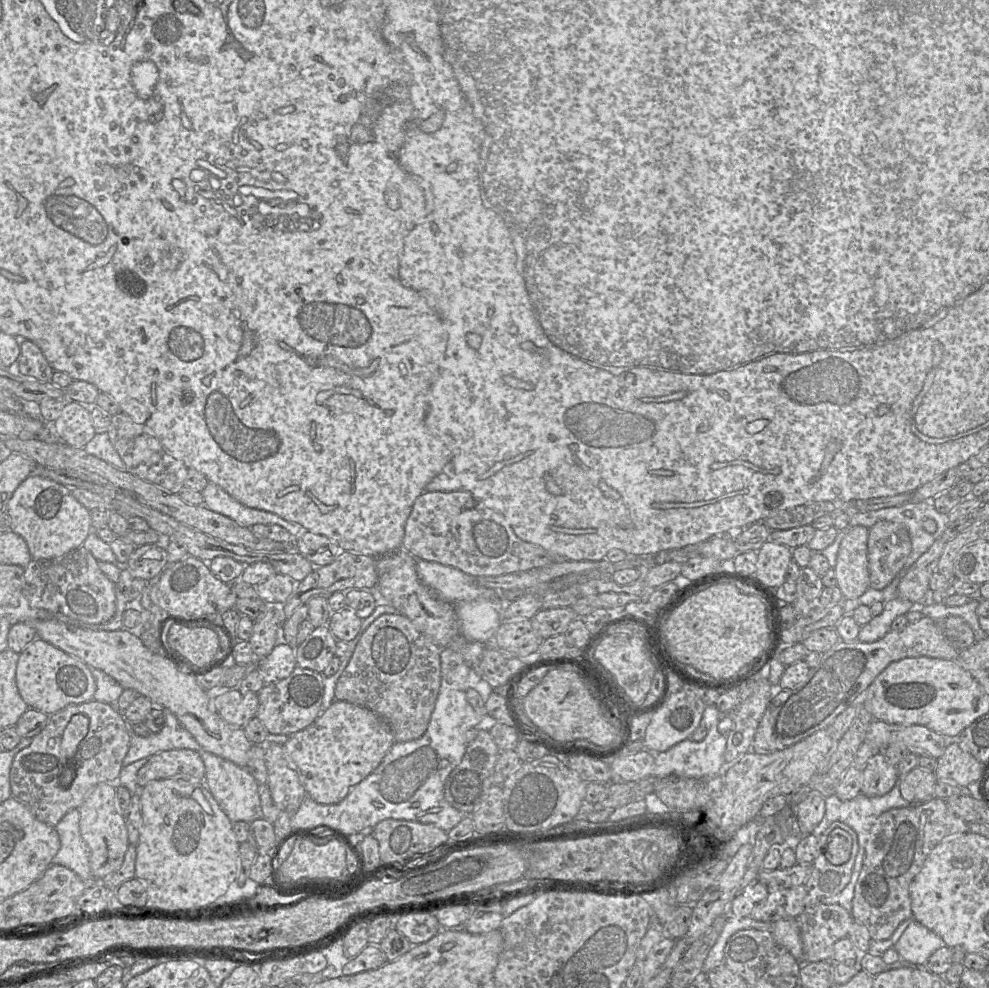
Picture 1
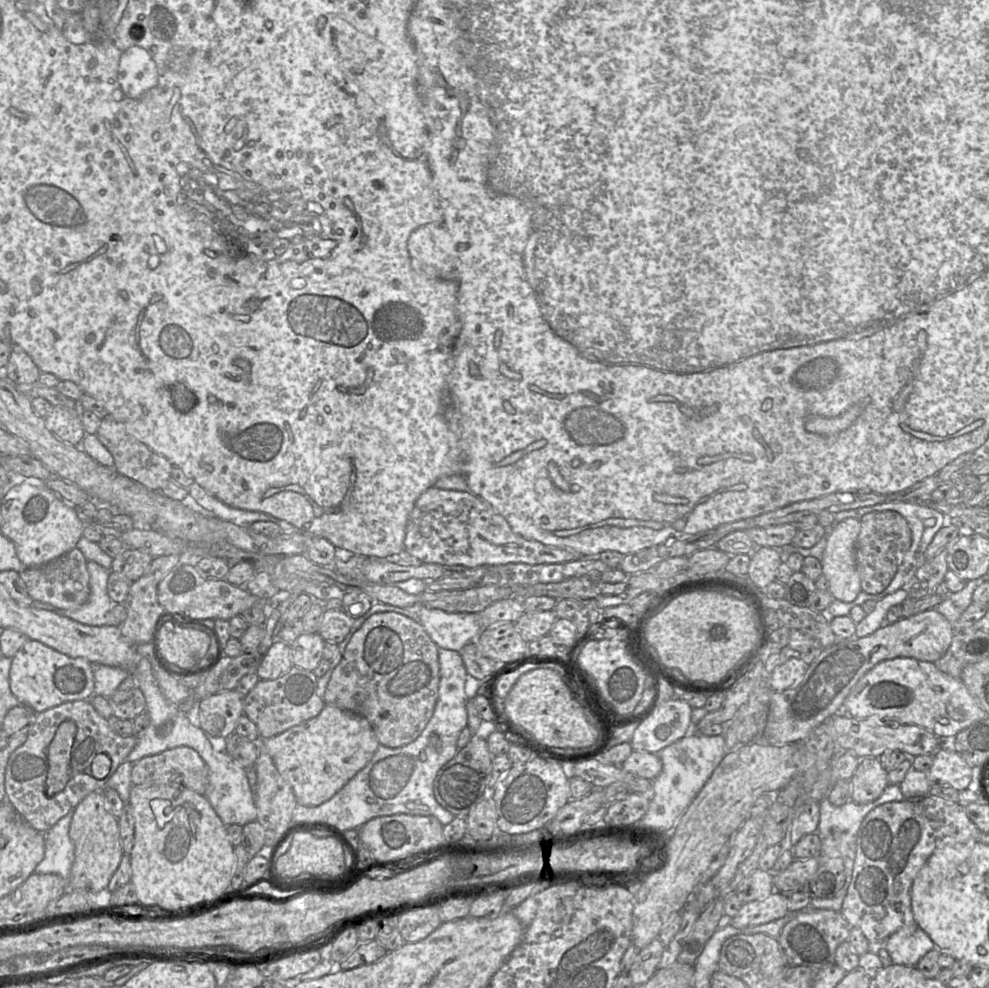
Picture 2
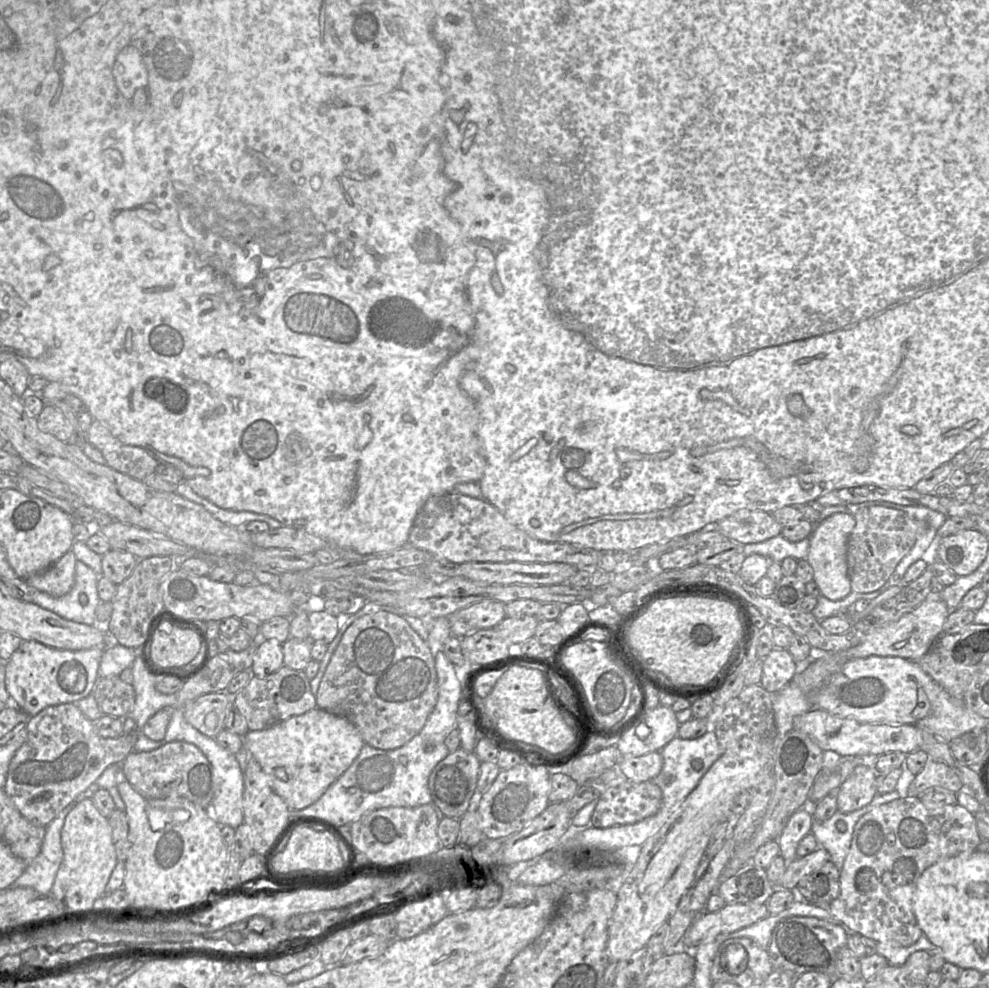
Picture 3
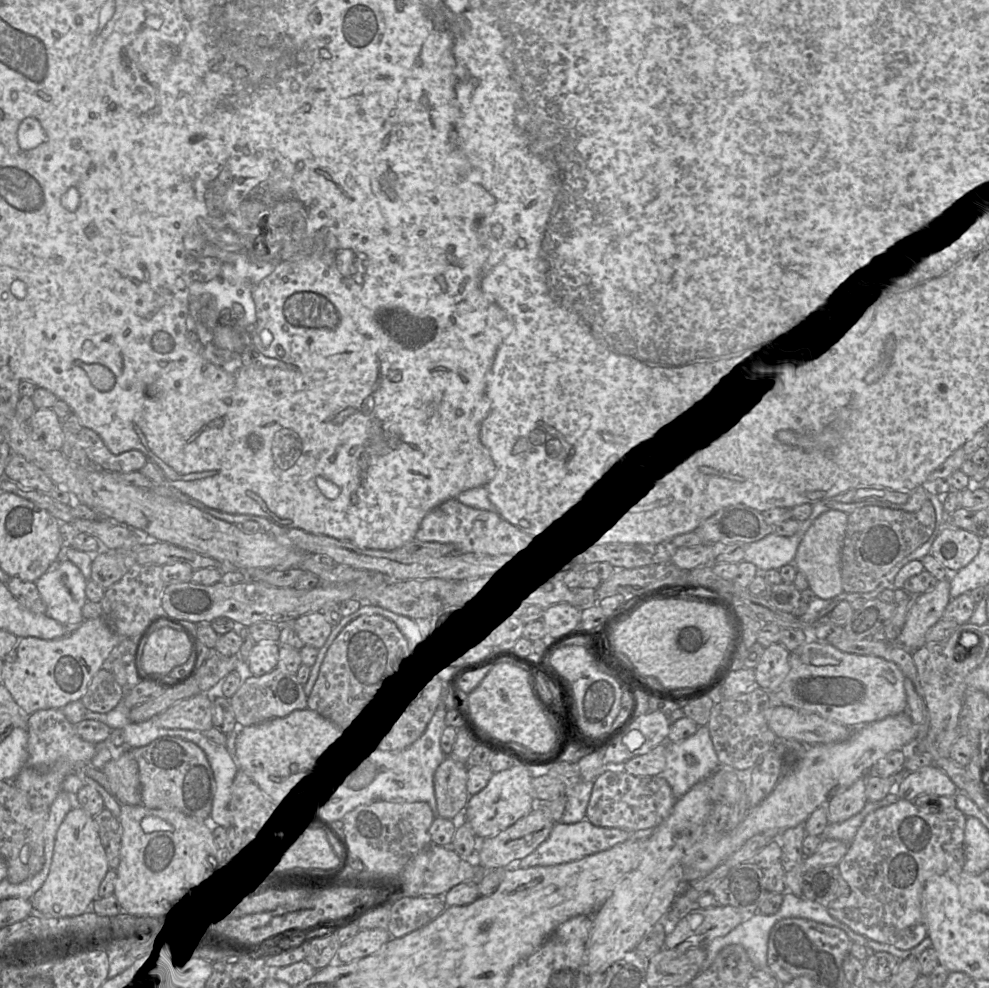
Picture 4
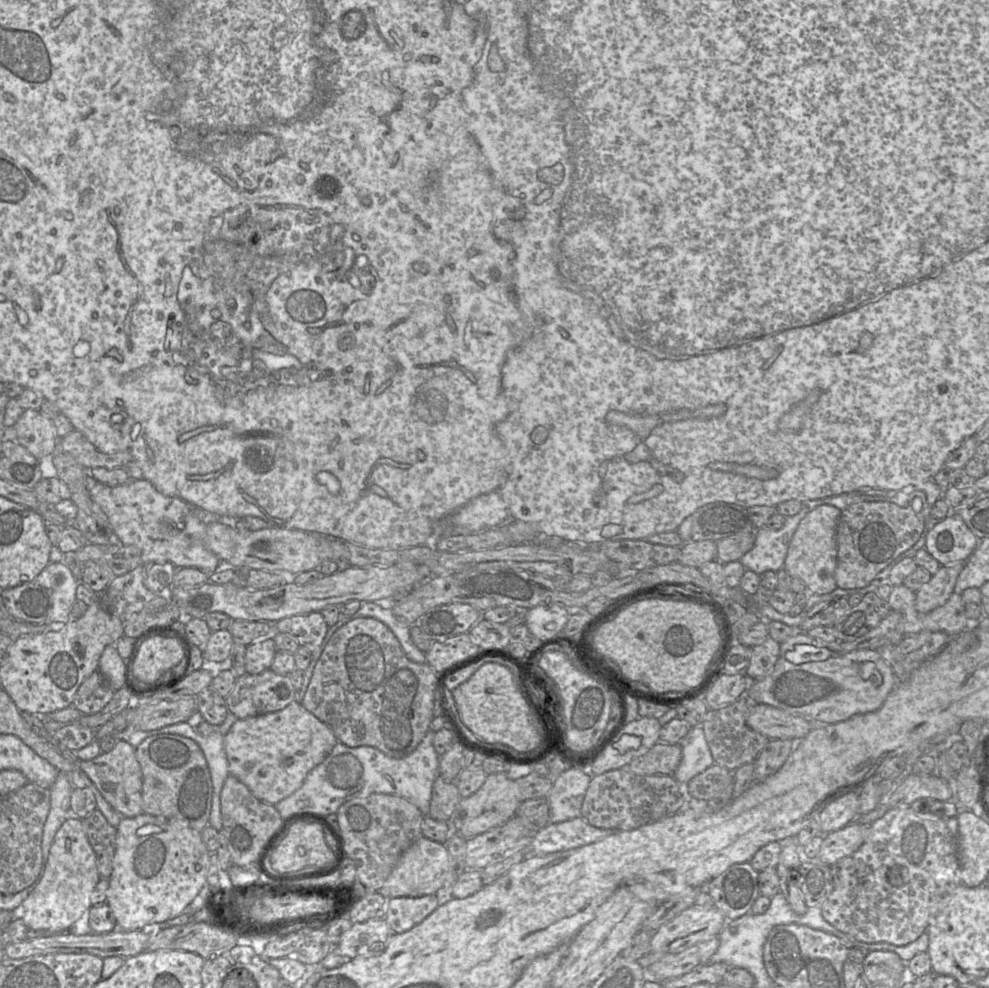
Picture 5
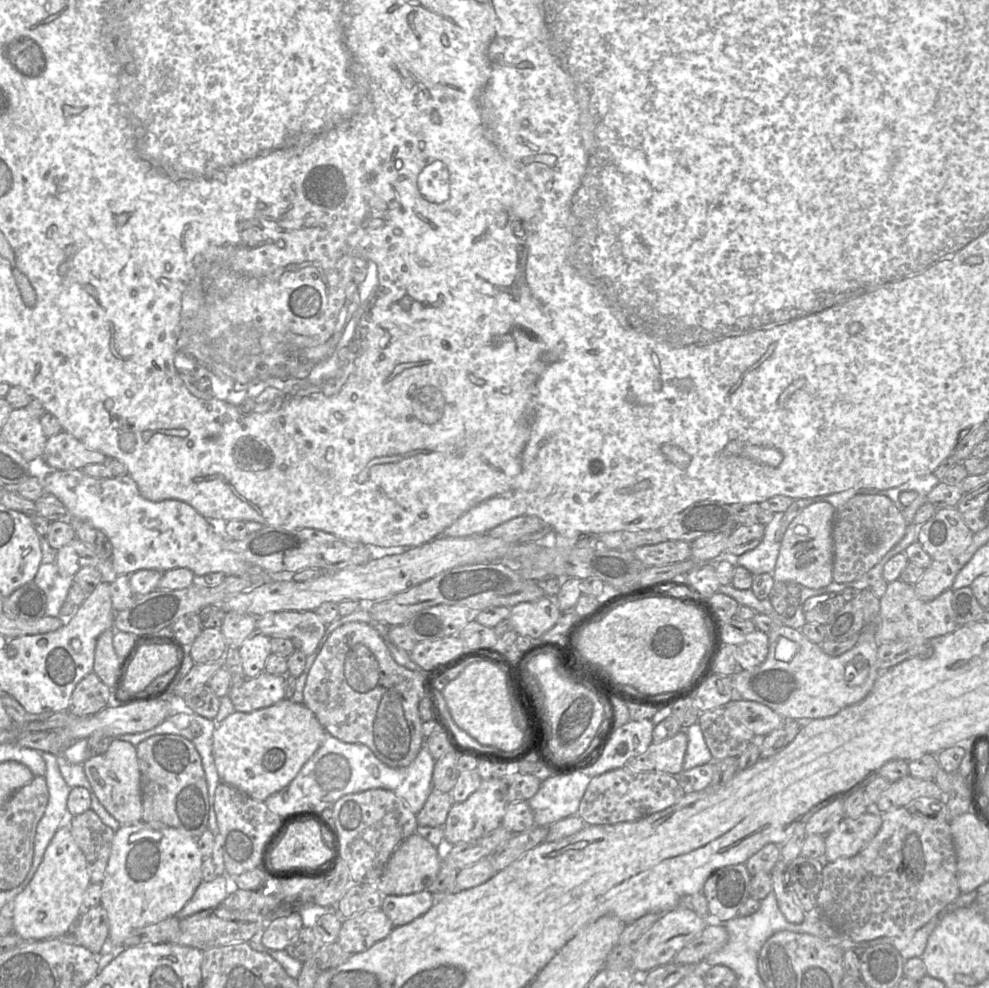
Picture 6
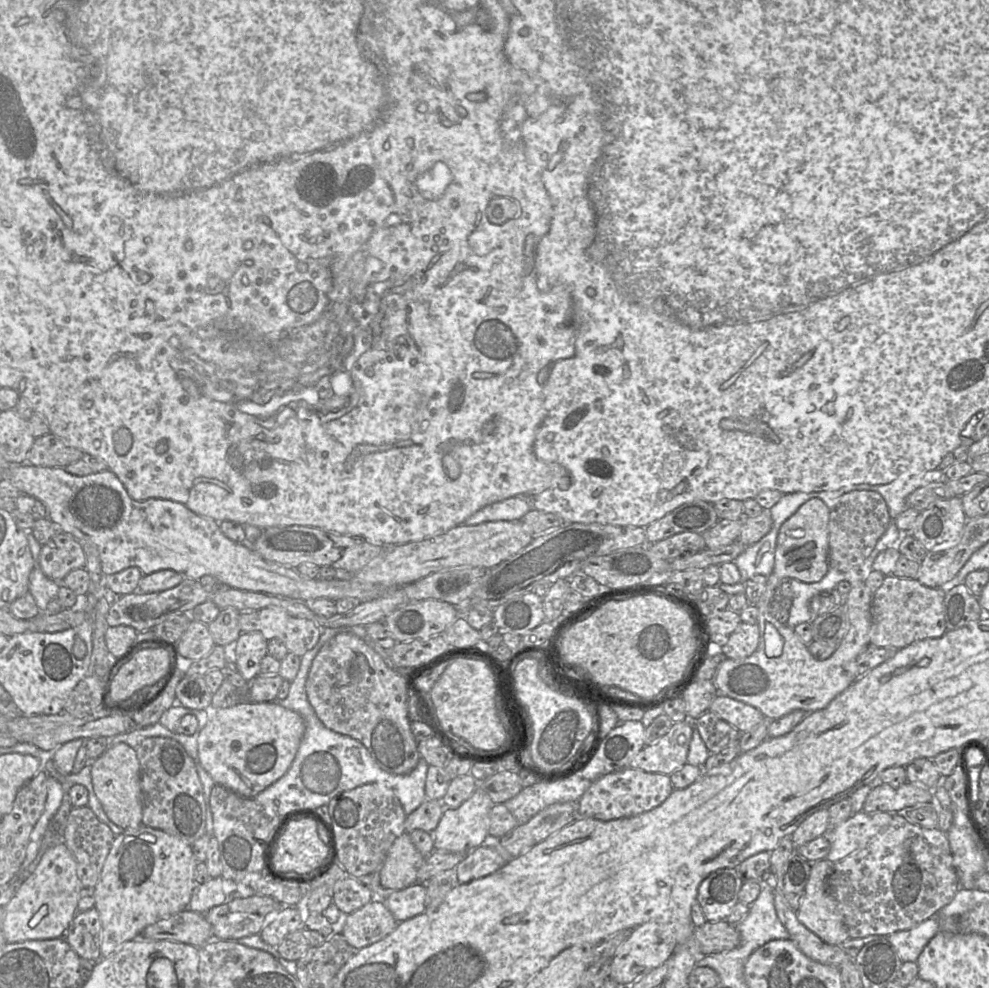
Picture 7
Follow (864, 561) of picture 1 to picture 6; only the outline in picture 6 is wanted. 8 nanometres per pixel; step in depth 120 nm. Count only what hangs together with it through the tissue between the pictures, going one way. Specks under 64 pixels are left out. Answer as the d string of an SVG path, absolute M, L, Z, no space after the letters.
M828 502L804 508L788 526L772 573L774 581L793 581L803 587L820 589L833 582L833 523L836 509Z

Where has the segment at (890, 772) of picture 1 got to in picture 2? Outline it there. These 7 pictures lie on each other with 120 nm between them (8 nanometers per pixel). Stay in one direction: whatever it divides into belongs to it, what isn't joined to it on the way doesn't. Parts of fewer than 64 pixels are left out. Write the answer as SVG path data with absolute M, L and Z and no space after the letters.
M859 757L851 779L851 800L865 804L876 800L889 785L888 771L877 757Z

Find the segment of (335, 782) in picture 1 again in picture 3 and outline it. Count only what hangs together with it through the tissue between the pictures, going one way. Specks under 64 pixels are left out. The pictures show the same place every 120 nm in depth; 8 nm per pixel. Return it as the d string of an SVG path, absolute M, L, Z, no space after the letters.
M317 707L266 729L249 730L243 740L290 810L301 810L316 802L351 766L365 745L354 724Z

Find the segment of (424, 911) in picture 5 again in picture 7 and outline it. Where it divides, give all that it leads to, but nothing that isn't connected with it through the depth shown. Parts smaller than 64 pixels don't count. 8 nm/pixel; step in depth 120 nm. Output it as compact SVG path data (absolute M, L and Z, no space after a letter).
M415 883L389 894L385 905L398 922L403 922L422 914L426 910L426 899L426 885Z

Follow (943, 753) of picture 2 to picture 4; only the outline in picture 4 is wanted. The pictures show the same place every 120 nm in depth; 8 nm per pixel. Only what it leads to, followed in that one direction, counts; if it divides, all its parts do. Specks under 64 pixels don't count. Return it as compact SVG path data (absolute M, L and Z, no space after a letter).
M935 764L925 766L914 772L907 772L900 779L898 796L913 801L921 794L955 796L958 787L950 777Z

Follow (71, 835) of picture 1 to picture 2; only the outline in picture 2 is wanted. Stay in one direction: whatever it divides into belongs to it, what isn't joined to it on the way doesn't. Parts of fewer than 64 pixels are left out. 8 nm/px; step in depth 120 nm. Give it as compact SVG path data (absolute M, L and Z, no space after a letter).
M71 809L44 833L44 858L36 866L34 873L56 874L68 881L74 861L74 845L69 837L73 814L74 809Z

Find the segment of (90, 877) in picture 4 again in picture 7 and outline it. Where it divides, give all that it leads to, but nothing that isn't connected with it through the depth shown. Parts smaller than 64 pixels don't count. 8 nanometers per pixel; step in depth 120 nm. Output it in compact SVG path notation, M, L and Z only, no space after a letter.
M62 842L46 850L35 870L17 888L6 906L2 923L2 932L6 943L63 937L78 912L77 905L82 887L77 876L77 863L66 845Z

